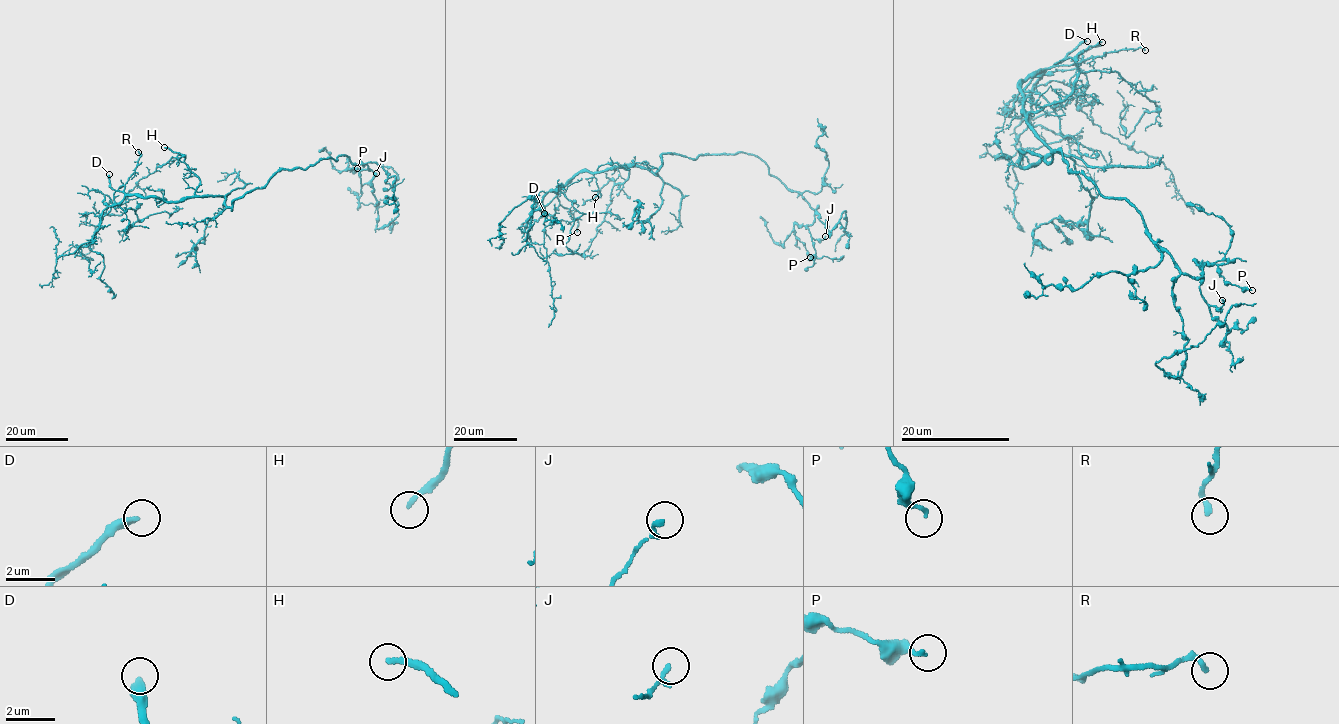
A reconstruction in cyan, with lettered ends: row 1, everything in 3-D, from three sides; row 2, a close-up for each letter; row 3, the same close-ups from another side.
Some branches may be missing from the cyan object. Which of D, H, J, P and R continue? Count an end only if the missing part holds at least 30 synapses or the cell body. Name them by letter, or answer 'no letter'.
D

